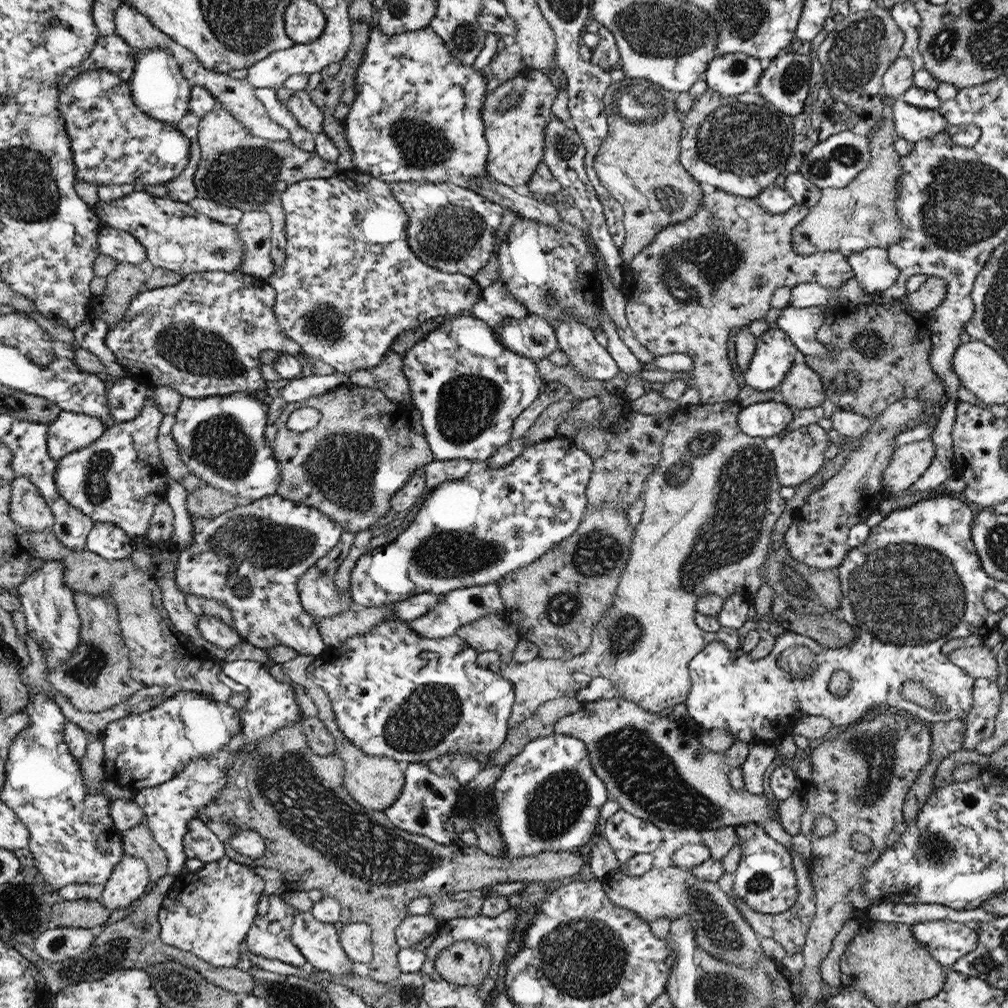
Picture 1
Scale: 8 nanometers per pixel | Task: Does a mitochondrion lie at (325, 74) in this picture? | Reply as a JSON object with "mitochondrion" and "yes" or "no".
{"mitochondrion":"no"}

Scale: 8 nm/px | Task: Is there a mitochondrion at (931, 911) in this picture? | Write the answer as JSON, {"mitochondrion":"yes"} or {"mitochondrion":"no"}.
{"mitochondrion":"no"}

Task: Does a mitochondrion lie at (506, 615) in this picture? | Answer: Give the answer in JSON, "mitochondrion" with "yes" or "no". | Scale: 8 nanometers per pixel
{"mitochondrion":"no"}

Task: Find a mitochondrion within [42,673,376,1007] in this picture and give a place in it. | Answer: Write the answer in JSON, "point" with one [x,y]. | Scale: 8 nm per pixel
{"point":[97,964]}

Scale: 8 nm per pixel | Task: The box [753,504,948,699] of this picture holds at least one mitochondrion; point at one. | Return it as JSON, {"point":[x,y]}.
{"point":[801,589]}

